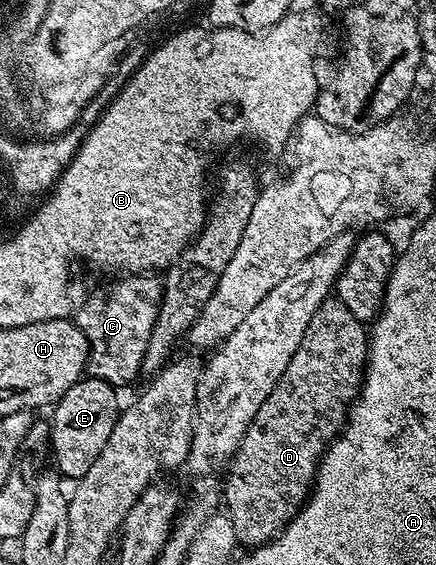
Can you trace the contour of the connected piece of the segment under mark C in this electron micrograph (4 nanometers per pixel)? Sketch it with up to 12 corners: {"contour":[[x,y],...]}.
{"contour":[[124,275],[74,314],[87,372],[114,387],[141,376],[164,294]]}

